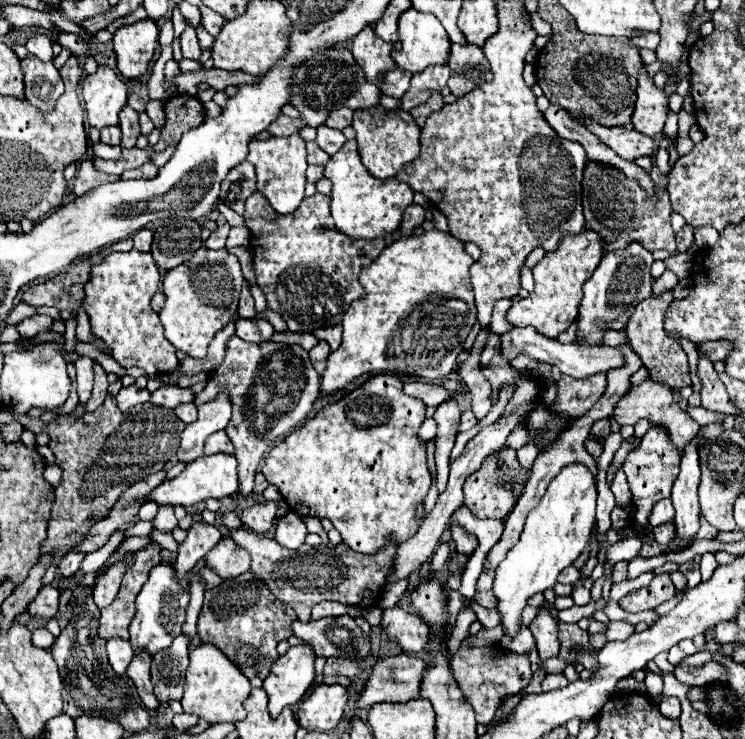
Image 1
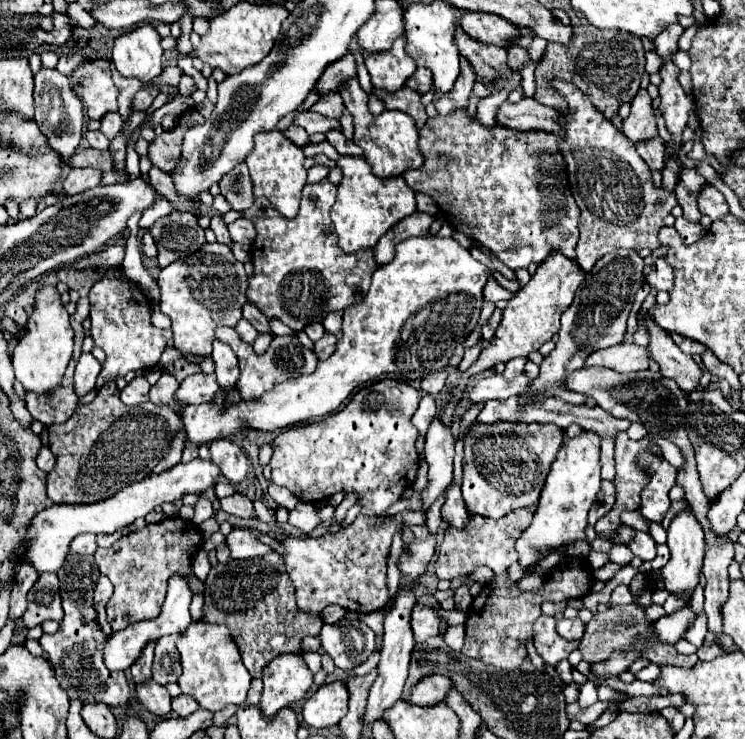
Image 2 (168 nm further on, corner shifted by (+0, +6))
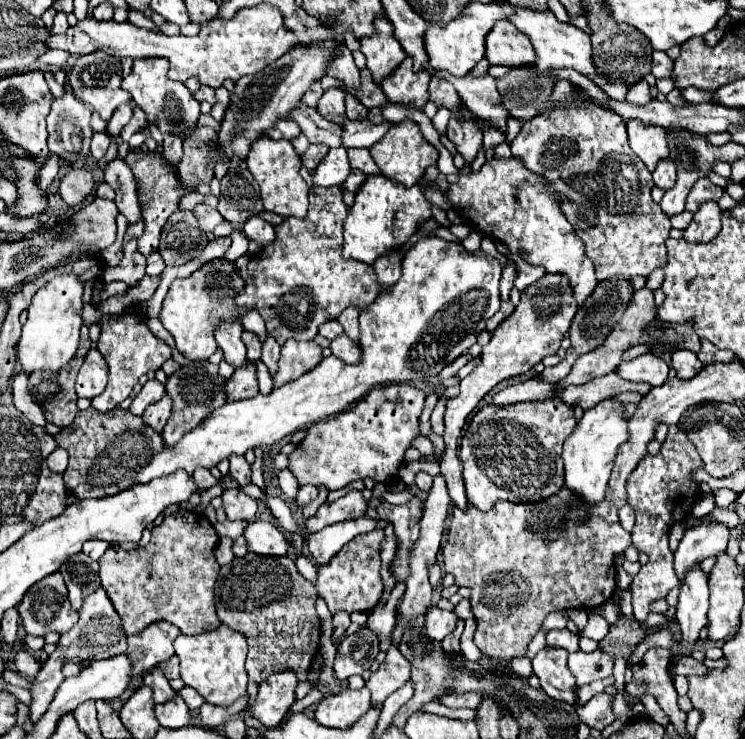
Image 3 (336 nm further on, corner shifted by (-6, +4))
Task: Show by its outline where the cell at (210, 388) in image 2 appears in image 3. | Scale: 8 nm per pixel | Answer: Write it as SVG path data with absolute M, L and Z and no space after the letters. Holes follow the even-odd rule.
M249 364L249 366L241 366L239 370L235 370L233 376L225 380L225 388L227 388L227 402L235 402L235 400L245 400L245 398L257 396L255 366Z

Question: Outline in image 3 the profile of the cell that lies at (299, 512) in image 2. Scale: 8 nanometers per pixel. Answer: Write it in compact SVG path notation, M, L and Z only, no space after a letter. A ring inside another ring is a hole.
M349 492L347 496L335 500L331 506L319 506L317 514L307 518L305 530L319 532L321 528L335 524L335 522L361 518L361 516L365 516L365 510L367 510L367 502L361 496L361 492Z

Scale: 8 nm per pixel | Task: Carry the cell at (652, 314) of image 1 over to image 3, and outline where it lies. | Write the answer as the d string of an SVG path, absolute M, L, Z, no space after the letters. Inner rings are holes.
M675 350L671 354L671 366L675 368L677 378L691 378L703 368L703 364L699 366L699 358L689 350Z

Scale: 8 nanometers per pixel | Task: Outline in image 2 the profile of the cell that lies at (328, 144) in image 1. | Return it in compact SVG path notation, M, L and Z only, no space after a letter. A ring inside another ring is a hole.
M333 130L333 134L327 134L327 142L329 142L341 156L361 156L361 158L363 158L363 150L361 150L355 142L347 140L343 134L337 134L335 130Z

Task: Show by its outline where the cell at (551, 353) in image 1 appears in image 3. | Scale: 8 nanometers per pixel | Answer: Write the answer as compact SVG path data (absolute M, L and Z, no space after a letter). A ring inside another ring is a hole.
M643 354L633 360L621 362L619 368L615 368L615 374L619 374L623 380L631 382L647 382L651 386L661 386L667 380L669 366L665 360L657 358L655 354Z

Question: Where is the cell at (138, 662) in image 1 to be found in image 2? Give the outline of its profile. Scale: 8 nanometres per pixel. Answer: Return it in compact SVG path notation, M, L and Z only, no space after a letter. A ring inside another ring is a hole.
M149 682L149 686L137 686L137 696L139 696L139 702L151 714L159 718L165 718L171 714L171 696L161 684Z

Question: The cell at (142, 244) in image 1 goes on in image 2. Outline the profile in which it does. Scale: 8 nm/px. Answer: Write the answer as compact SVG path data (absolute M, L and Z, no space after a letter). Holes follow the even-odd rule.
M145 232L143 240L141 240L141 252L143 256L147 256L149 260L157 258L157 248L155 248L155 242L153 242L153 236L149 232Z

